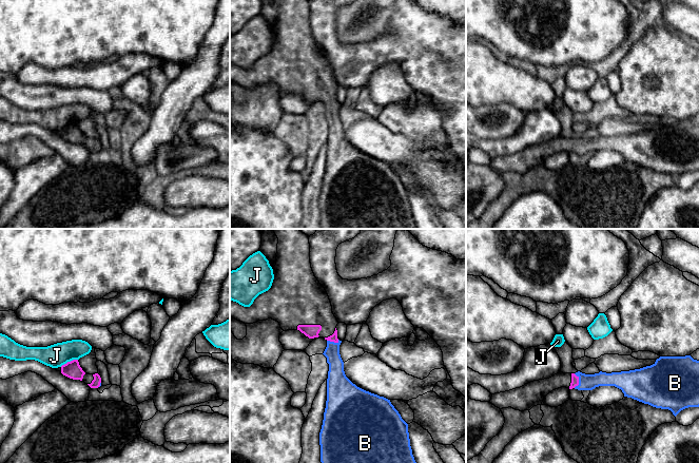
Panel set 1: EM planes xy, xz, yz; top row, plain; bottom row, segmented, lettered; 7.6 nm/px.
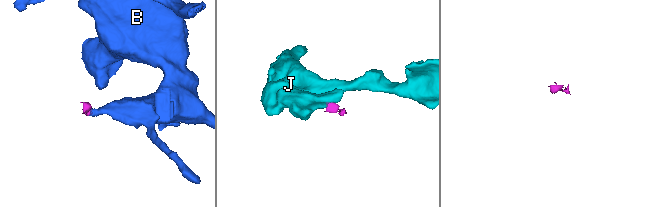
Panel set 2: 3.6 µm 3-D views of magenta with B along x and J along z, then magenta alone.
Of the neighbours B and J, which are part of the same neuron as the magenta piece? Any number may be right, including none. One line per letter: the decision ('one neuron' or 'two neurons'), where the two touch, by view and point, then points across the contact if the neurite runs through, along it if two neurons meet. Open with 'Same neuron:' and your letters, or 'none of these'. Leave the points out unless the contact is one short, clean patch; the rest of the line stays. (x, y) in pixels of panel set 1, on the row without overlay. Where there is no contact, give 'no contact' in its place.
Same neuron: B
B: one neuron | yz (578, 145) | across yz (575, 143), (578, 145), (586, 146)
J: two neurons | xy (69, 126) | along xy (77, 122), (68, 124), (60, 130)

